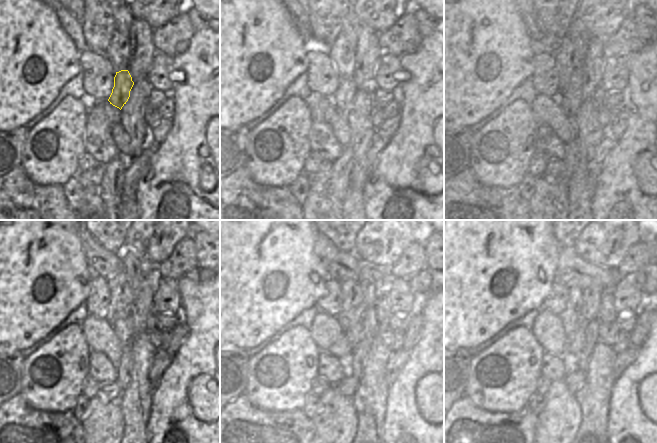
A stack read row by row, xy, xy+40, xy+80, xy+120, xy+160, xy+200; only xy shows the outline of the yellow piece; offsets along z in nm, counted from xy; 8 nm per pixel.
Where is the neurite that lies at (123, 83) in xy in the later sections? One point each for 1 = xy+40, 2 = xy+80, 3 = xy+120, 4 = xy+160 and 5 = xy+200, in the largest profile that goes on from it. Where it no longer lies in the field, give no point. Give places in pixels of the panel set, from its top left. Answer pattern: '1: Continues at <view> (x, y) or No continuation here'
1: Continues at xy+40 (344, 95)
2: Continues at xy+80 (570, 101)
3: Continues at xy+120 (122, 326)
4: Continues at xy+160 (346, 361)
5: Continues at xy+200 (570, 360)

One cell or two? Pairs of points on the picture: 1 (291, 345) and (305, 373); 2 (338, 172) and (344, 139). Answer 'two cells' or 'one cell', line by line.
1: one cell
2: two cells

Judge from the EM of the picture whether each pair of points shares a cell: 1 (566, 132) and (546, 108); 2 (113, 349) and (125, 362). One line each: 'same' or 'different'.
1: same
2: different

